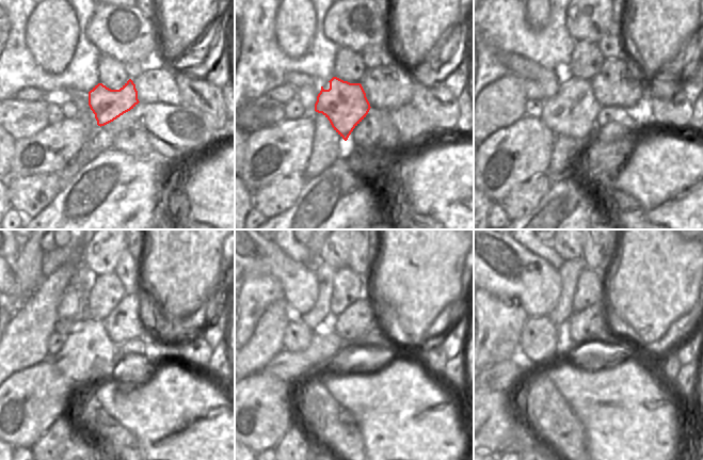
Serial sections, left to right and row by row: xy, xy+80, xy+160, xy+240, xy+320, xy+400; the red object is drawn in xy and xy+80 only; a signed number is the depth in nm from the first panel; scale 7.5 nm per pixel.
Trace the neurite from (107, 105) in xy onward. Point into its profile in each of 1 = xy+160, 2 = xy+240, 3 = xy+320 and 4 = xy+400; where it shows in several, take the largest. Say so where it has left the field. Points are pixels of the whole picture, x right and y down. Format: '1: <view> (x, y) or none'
1: xy+160 (572, 114)
2: xy+240 (88, 354)
3: xy+320 (324, 349)
4: xy+400 (502, 376)

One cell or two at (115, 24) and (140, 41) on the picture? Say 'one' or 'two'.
one

